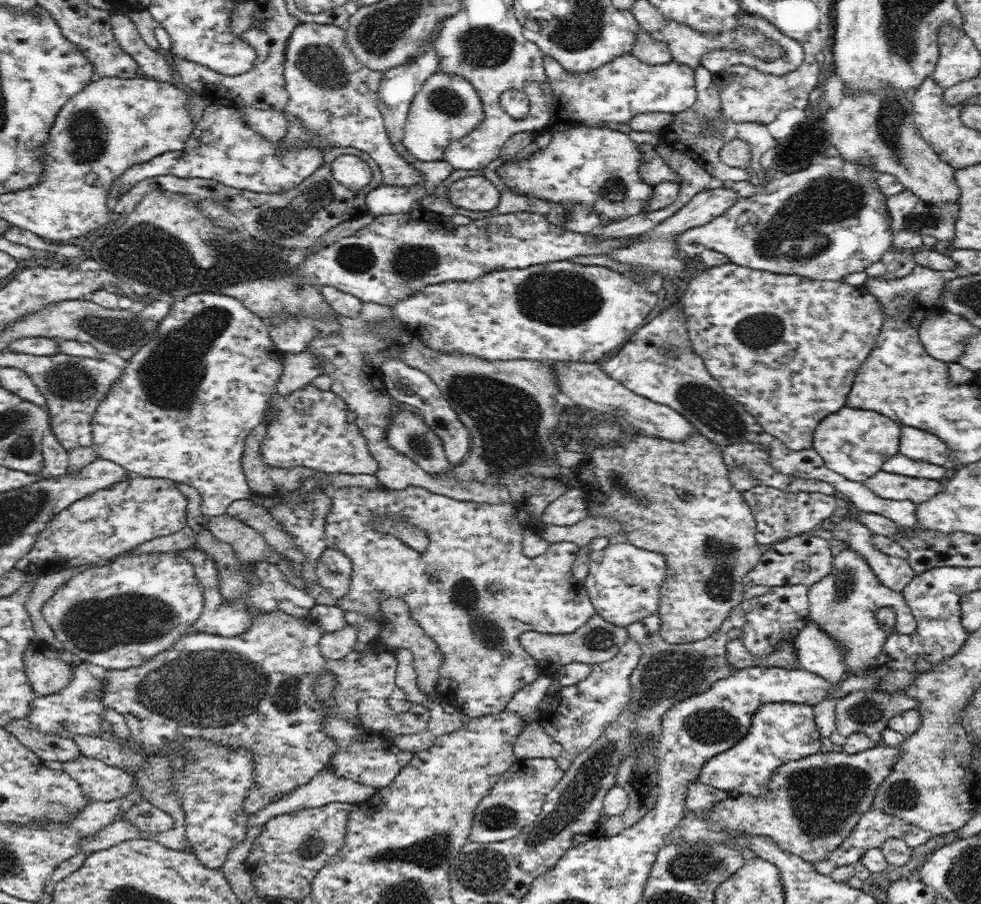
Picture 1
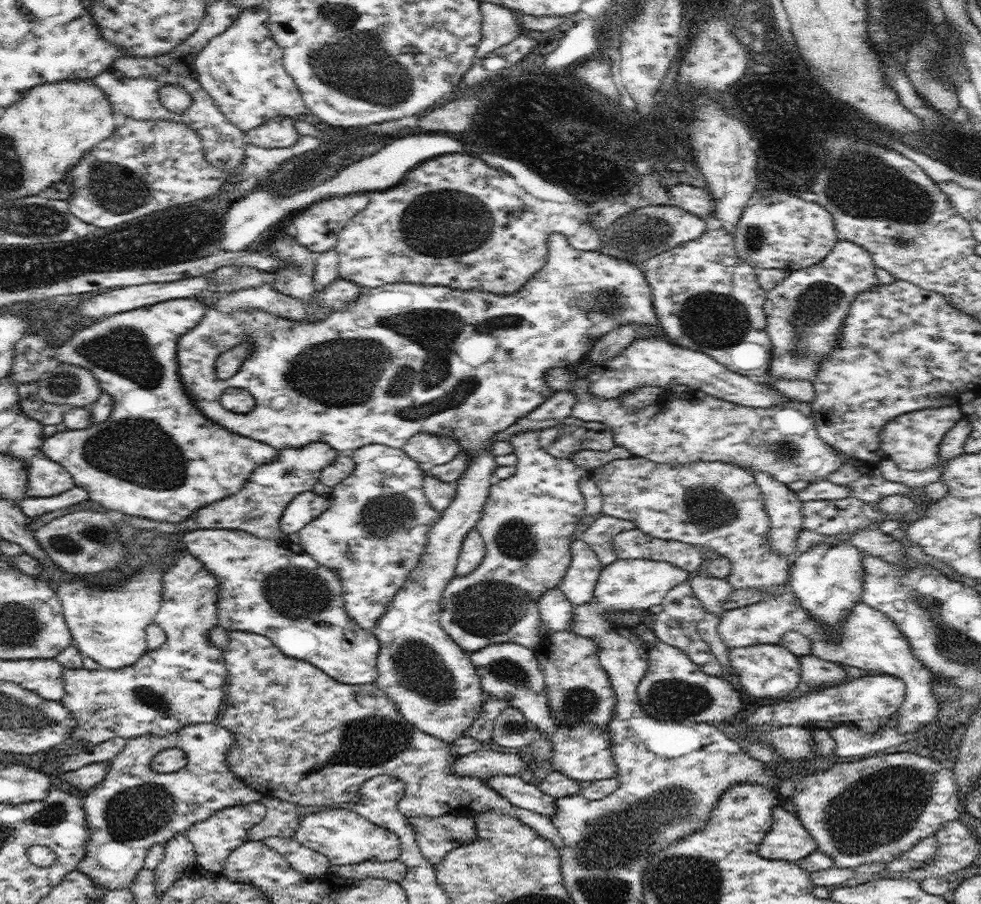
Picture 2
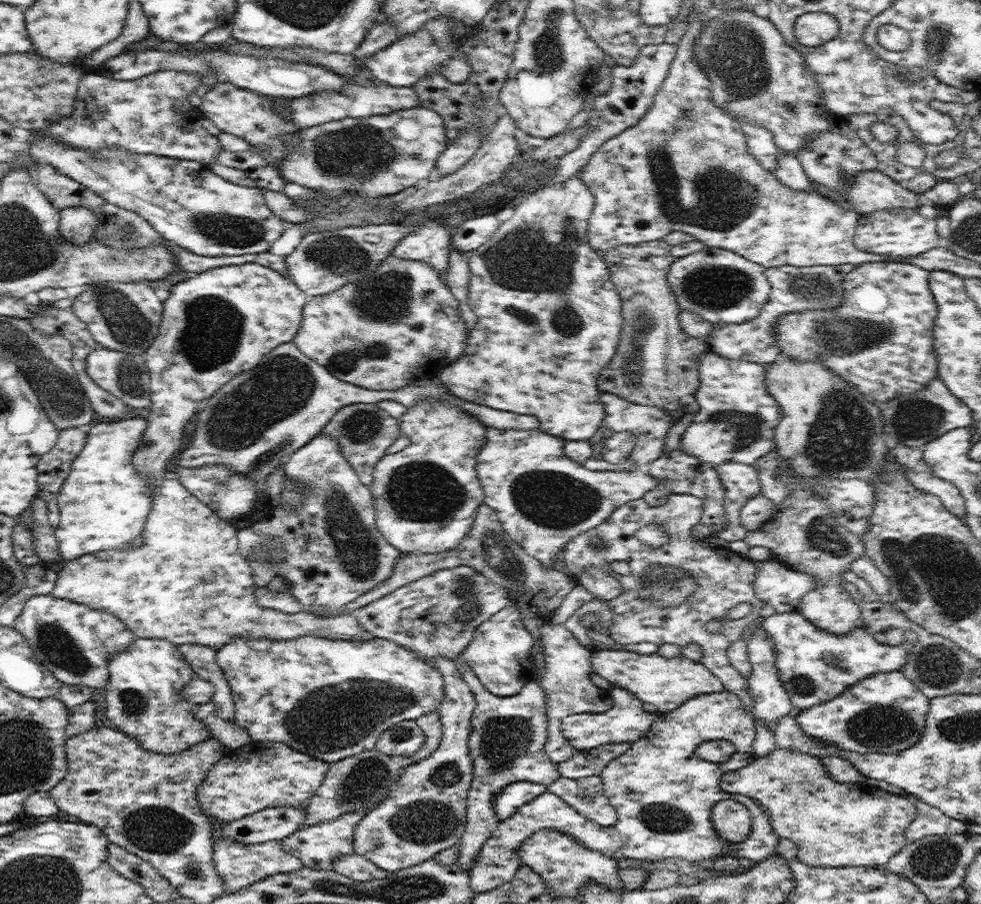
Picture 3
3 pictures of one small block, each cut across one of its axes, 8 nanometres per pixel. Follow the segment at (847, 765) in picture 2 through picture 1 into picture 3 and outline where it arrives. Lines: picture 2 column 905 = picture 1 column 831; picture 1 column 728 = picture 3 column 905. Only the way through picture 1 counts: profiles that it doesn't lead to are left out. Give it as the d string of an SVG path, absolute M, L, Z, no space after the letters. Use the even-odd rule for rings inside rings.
M776 747L744 768L727 772L721 778L720 790L758 800L767 809L771 825L779 836L796 844L798 860L814 867L876 867L886 864L907 845L905 832L917 813L916 805L906 797L878 786L836 782L818 757L796 749Z

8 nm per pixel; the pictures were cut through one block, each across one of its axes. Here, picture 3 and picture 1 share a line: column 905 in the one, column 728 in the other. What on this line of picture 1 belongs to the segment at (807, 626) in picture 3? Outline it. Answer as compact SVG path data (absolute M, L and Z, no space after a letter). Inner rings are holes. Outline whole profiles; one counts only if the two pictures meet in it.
M731 628L728 632L728 644L726 644L726 659L728 659L728 665L737 668L737 670L752 666L781 667L784 669L800 668L799 657L794 650L793 642L779 640L773 650L774 652L755 660L755 657L743 645L742 640L742 630Z

